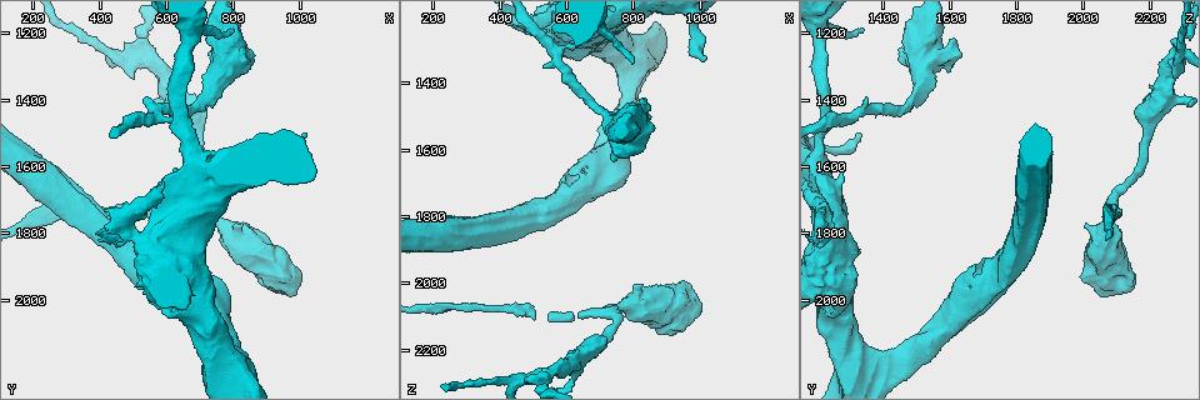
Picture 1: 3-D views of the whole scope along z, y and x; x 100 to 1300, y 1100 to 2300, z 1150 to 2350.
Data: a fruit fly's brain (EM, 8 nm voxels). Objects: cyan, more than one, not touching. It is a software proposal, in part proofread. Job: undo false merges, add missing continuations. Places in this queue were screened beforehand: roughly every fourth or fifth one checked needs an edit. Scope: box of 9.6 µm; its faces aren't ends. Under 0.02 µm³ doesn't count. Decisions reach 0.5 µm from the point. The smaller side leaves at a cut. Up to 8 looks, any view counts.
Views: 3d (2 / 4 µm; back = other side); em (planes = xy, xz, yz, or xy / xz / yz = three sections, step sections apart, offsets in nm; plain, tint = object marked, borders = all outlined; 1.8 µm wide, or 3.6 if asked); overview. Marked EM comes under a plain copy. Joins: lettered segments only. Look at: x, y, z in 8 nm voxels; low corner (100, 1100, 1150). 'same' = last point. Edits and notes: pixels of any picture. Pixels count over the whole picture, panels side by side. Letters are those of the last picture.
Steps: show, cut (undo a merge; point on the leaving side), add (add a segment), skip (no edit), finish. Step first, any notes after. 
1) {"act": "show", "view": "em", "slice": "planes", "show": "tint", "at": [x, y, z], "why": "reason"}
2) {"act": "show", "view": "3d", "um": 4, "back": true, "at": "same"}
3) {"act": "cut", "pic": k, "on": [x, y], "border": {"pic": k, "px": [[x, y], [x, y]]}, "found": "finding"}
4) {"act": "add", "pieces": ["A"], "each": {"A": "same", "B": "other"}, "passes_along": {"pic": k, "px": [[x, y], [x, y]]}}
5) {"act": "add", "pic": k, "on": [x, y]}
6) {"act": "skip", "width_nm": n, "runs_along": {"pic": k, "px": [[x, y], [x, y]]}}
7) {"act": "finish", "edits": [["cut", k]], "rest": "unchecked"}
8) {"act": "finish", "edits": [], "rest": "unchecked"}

{"act": "show", "view": "3d", "um": 4, "at": [510, 1750, 2110]}

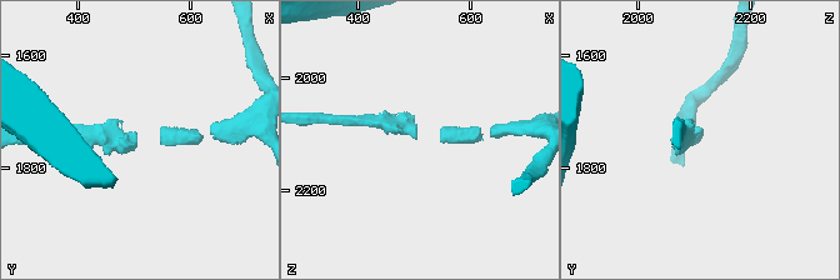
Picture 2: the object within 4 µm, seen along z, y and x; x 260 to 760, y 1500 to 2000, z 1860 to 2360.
{"act": "show", "view": "em", "slice": "planes", "show": "borders", "at": [495, 1740, 2110], "why": "shape alone is not enough"}

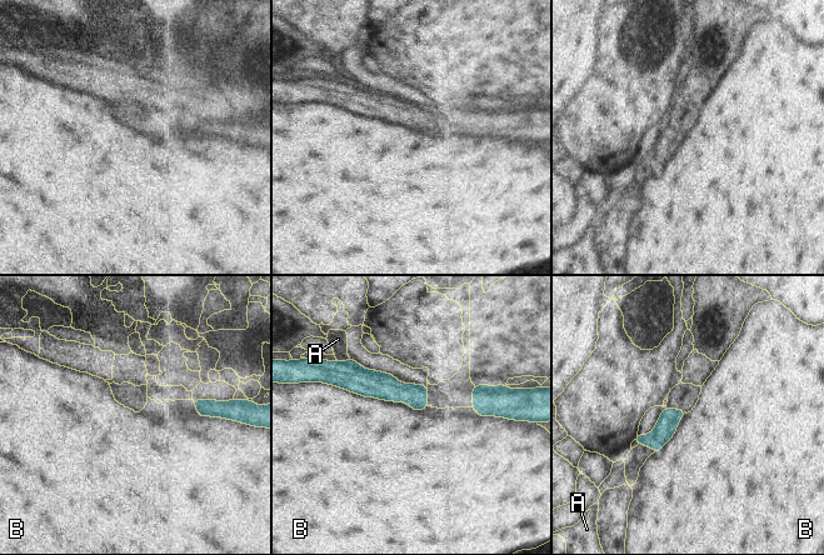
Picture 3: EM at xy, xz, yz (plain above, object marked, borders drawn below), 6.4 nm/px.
{"act": "skip", "each": {"A": "other", "B": "other"}, "runs_along": {"pic": 3, "px": [[344, 384], [378, 384], [424, 403]]}, "found": "no lettered segment goes on from it"}

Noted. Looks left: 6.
{"act": "show", "view": "em", "slice": "planes", "show": "borders", "at": [830, 1780, 2000], "why": "thick end"}

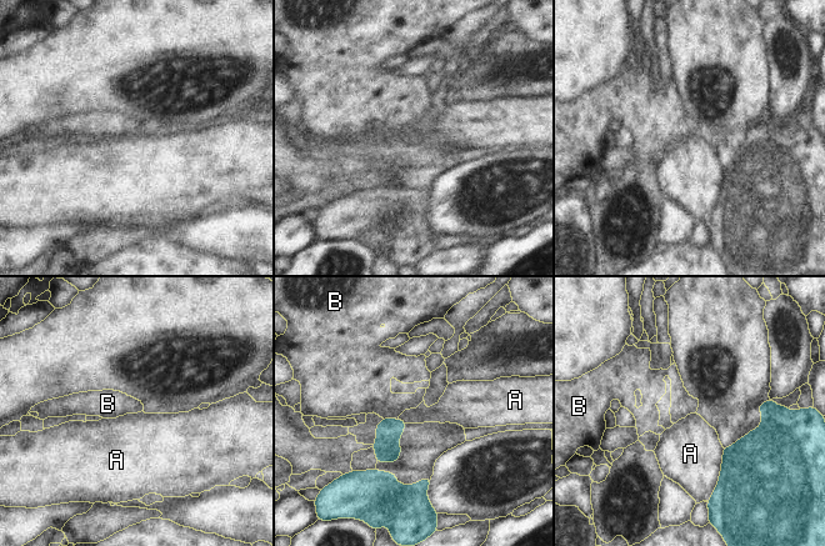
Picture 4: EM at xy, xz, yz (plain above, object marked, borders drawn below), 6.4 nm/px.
{"act": "skip", "each": {"A": "other", "B": "other"}, "border": {"pic": 4, "px": [[724, 449], [718, 485], [708, 501]]}, "found": "no lettered segment goes on from it"}

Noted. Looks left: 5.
{"act": "show", "view": "em", "slice": "planes", "show": "borders", "at": [790, 1200, 1340], "why": "thin end"}

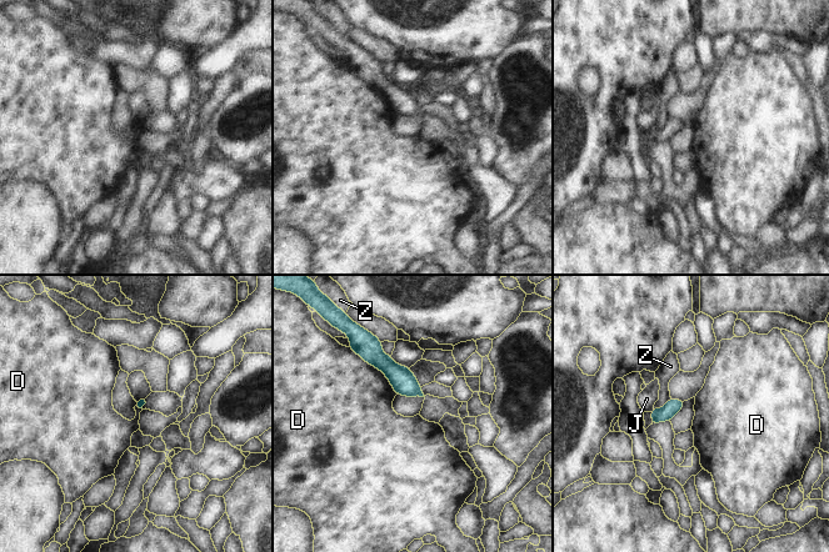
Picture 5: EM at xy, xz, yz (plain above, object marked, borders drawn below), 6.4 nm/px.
{"act": "skip", "each": {"D": "other", "J": "other", "Z": "other"}, "border": {"pic": 5, "px": [[354, 351], [375, 366], [396, 394]]}, "found": "no lettered segment goes on from it"}

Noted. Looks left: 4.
{"act": "finish", "edits": [], "rest": "unchecked"}

